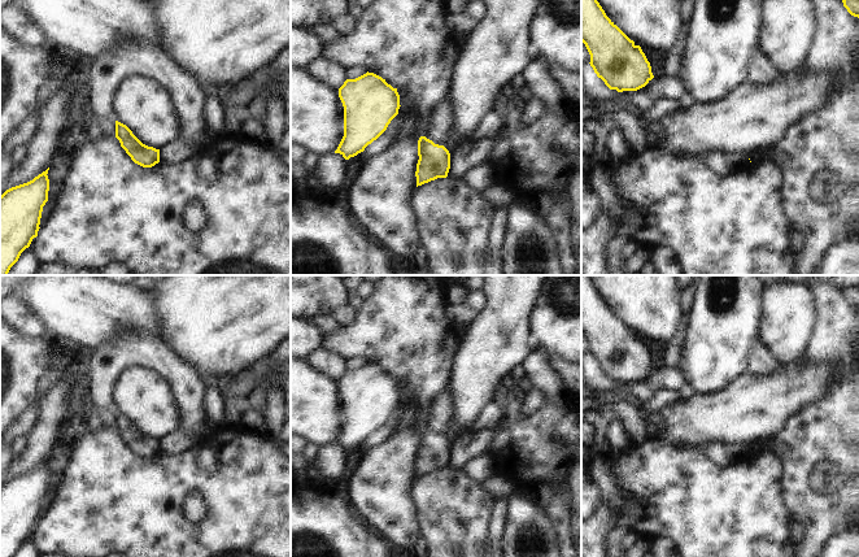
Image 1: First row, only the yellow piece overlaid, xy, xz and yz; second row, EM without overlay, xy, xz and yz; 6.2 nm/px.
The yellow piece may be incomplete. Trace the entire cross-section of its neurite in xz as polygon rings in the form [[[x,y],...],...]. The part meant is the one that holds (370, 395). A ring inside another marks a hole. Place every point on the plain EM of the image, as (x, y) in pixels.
[[[366,364],[339,379],[344,397],[344,427],[335,441],[345,451],[363,443],[398,405],[400,386],[381,367]]]

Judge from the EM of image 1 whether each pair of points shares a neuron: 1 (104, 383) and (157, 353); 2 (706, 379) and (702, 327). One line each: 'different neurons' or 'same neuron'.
1: same neuron
2: same neuron

